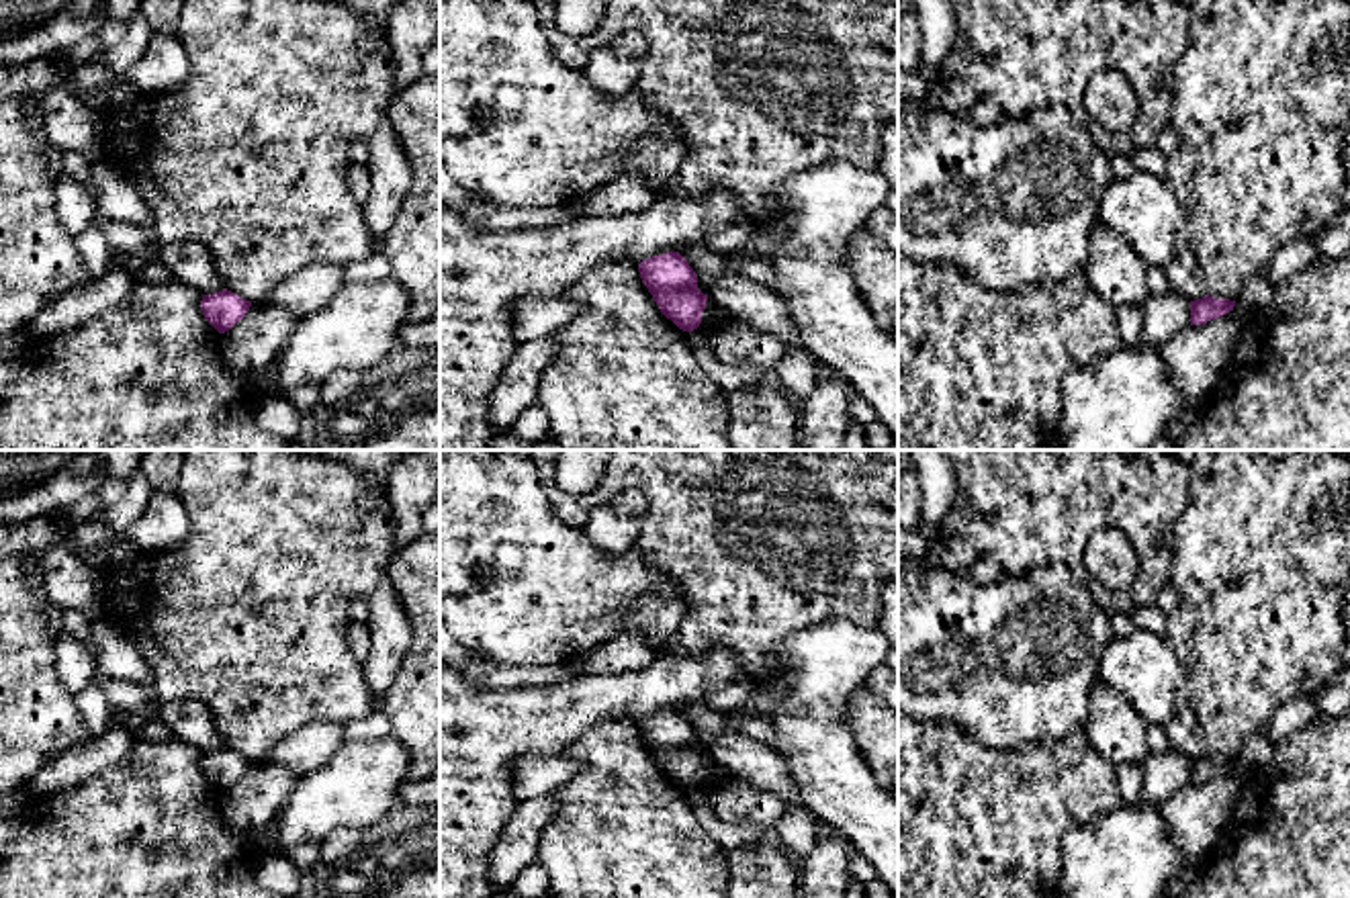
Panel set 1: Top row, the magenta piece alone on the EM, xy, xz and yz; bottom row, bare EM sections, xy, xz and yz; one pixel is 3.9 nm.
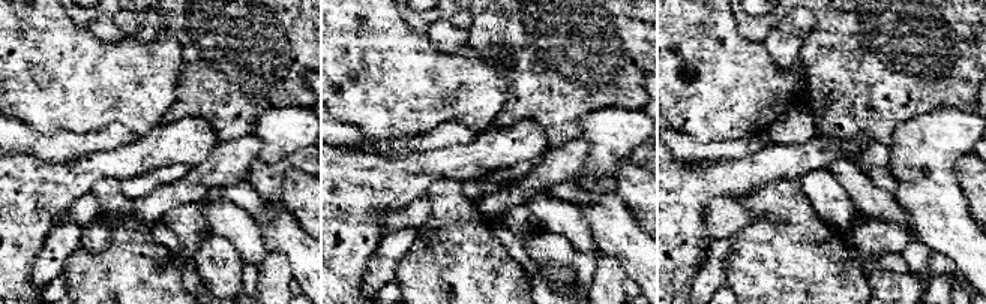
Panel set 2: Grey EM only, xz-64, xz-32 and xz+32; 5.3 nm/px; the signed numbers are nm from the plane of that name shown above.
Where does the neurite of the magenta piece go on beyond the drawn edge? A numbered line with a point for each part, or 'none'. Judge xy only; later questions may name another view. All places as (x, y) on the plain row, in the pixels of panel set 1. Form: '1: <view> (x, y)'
none

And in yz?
none

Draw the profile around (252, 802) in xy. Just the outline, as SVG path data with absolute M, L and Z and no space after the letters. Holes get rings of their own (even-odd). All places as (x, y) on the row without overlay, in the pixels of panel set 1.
M252 763L243 777L223 792L221 810L225 826L241 841L264 835L278 816L301 775L272 763Z

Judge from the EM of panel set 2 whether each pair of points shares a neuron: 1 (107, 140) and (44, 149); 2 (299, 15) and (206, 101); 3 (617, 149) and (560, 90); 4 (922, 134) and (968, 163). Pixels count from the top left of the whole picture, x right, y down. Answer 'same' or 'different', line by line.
1: same
2: same
3: different
4: different

